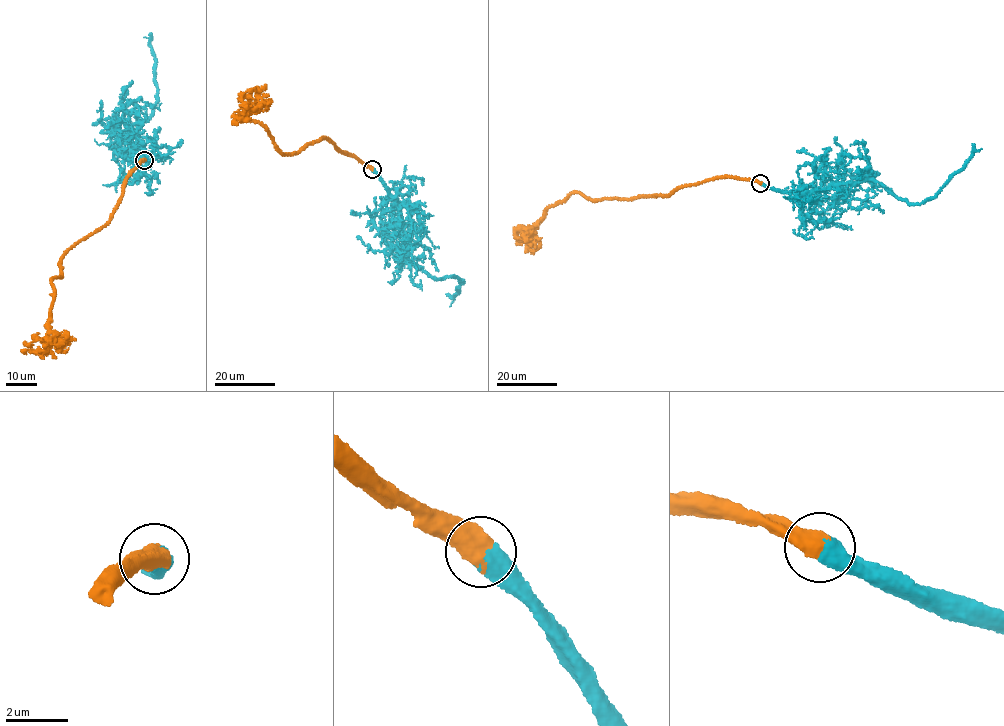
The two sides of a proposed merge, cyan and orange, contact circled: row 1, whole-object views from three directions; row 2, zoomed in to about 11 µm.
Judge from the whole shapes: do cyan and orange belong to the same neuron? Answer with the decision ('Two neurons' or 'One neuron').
One neuron

